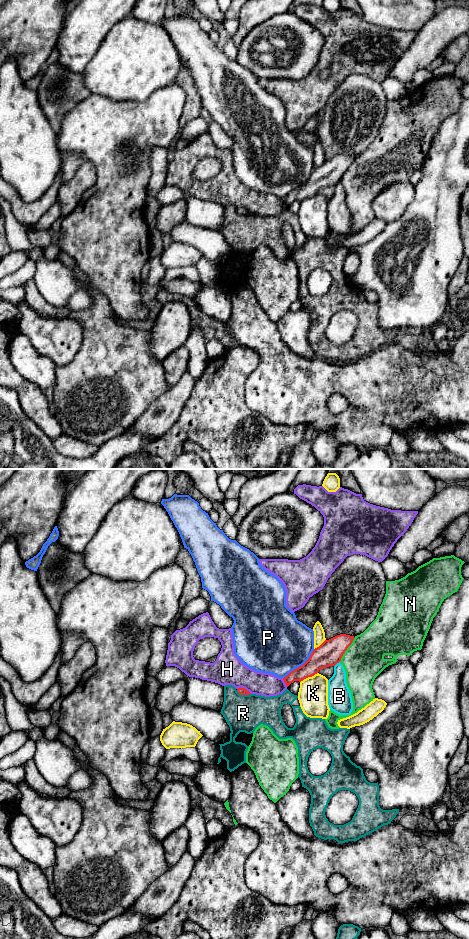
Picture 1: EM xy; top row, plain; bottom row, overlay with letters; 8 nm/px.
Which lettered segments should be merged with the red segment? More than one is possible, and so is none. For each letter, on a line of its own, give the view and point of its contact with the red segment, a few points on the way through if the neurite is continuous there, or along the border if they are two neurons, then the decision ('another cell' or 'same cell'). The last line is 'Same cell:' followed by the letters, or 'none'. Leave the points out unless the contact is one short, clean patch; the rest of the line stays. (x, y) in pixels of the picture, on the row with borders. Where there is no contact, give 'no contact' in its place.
B: contact xy (336, 663); another cell
H: contact xy (244, 688); another cell
K: contact xy (308, 676); another cell
N: contact xy (346, 649); another cell
P: contact xy (300, 666); another cell
R: contact xy (243, 694); another cell
Same cell: none

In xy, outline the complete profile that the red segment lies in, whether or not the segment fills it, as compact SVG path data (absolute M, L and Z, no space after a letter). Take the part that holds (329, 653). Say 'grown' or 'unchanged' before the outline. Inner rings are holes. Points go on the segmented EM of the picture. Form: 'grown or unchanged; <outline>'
unchanged; M340 634L329 640L325 640L319 647L315 648L309 659L300 667L291 671L283 678L288 687L294 681L303 681L312 677L320 669L329 666L335 666L341 661L341 658L347 648L352 644L354 636Z

